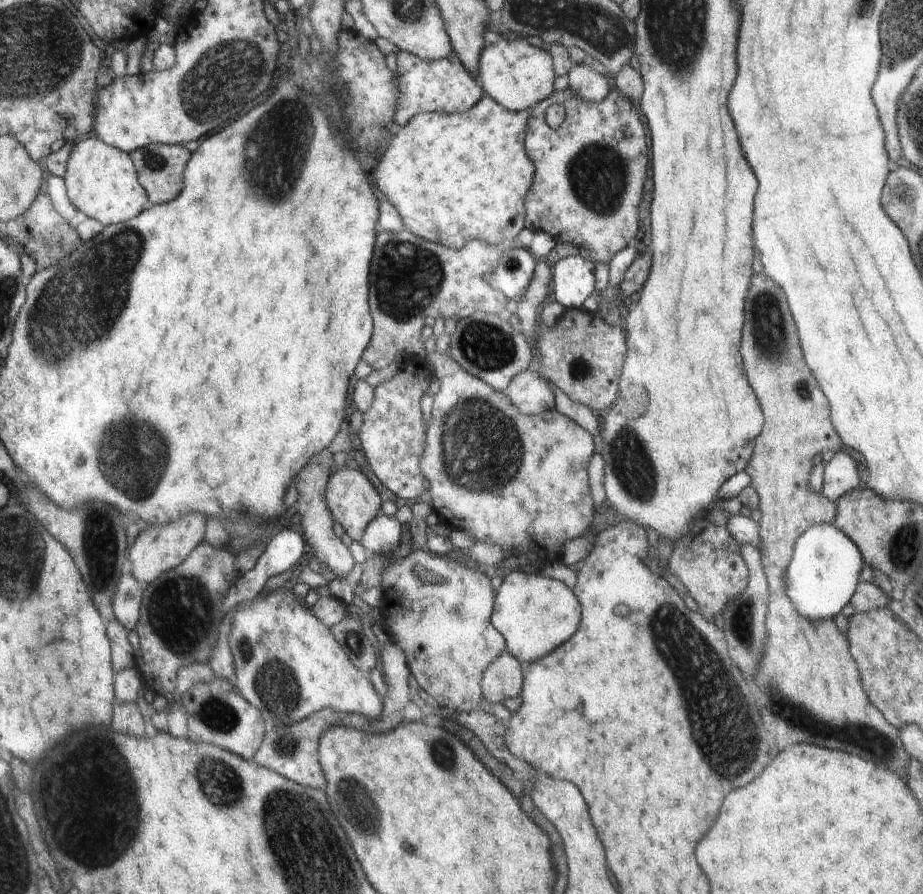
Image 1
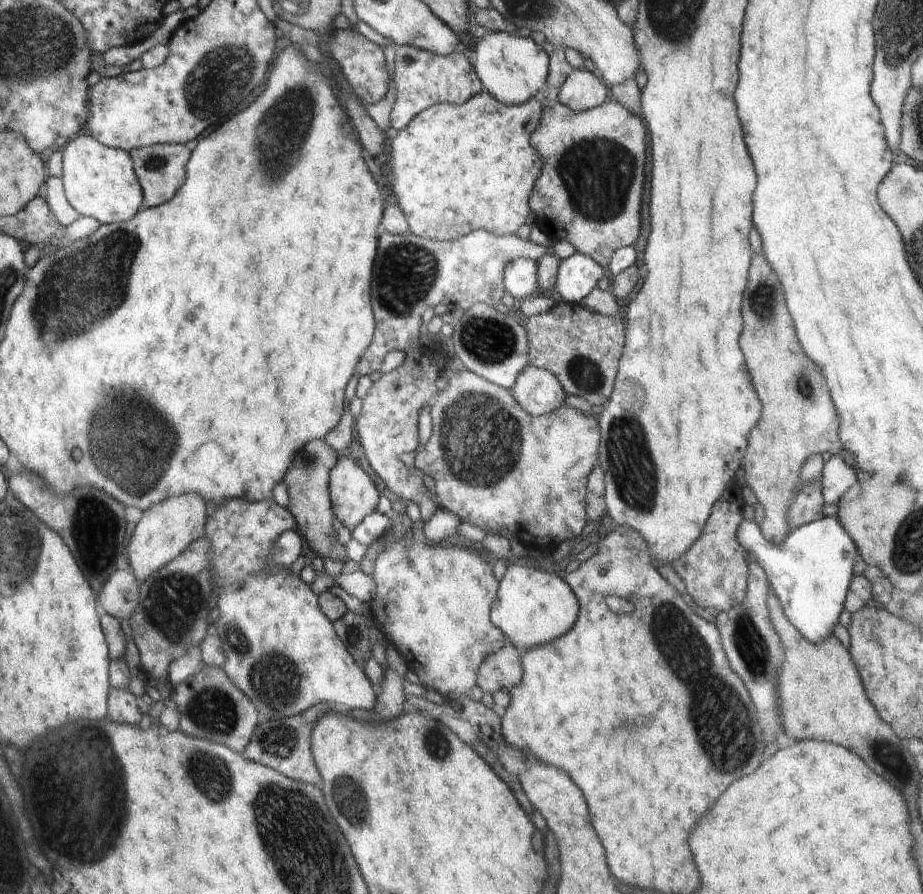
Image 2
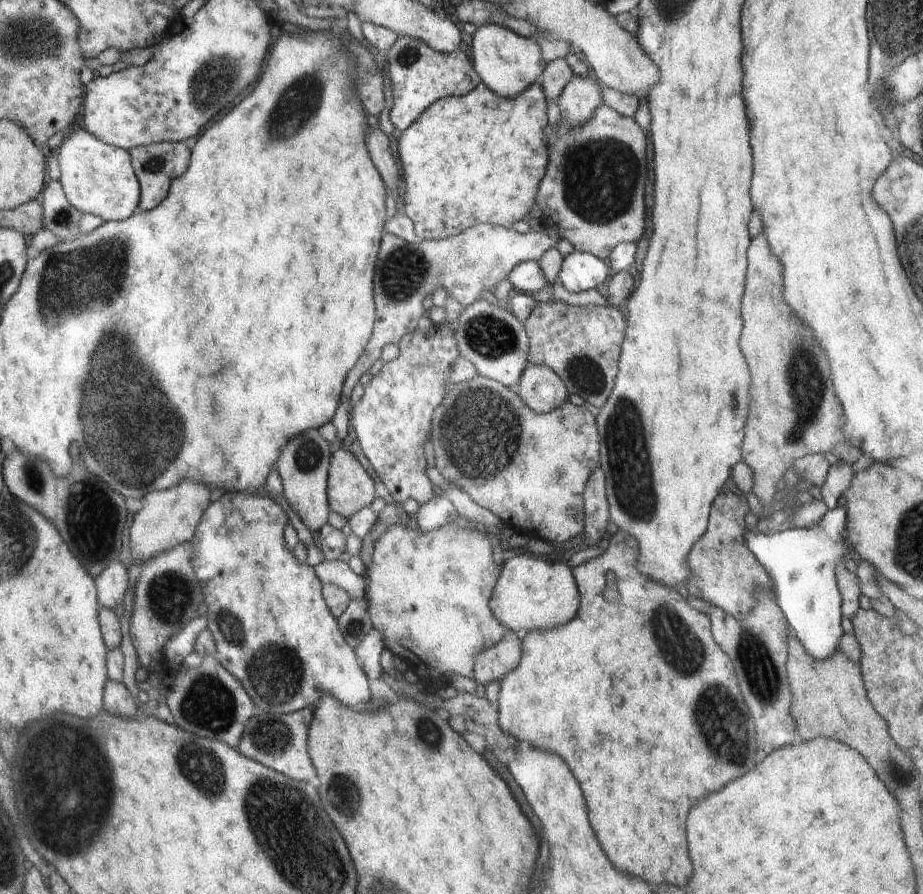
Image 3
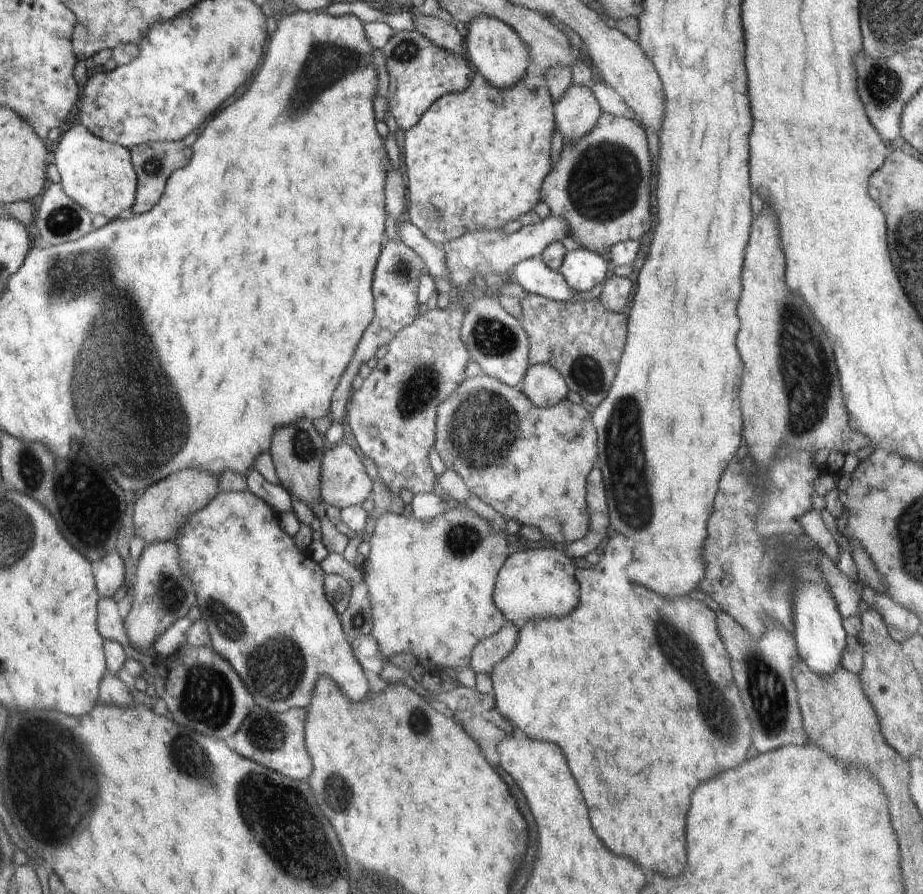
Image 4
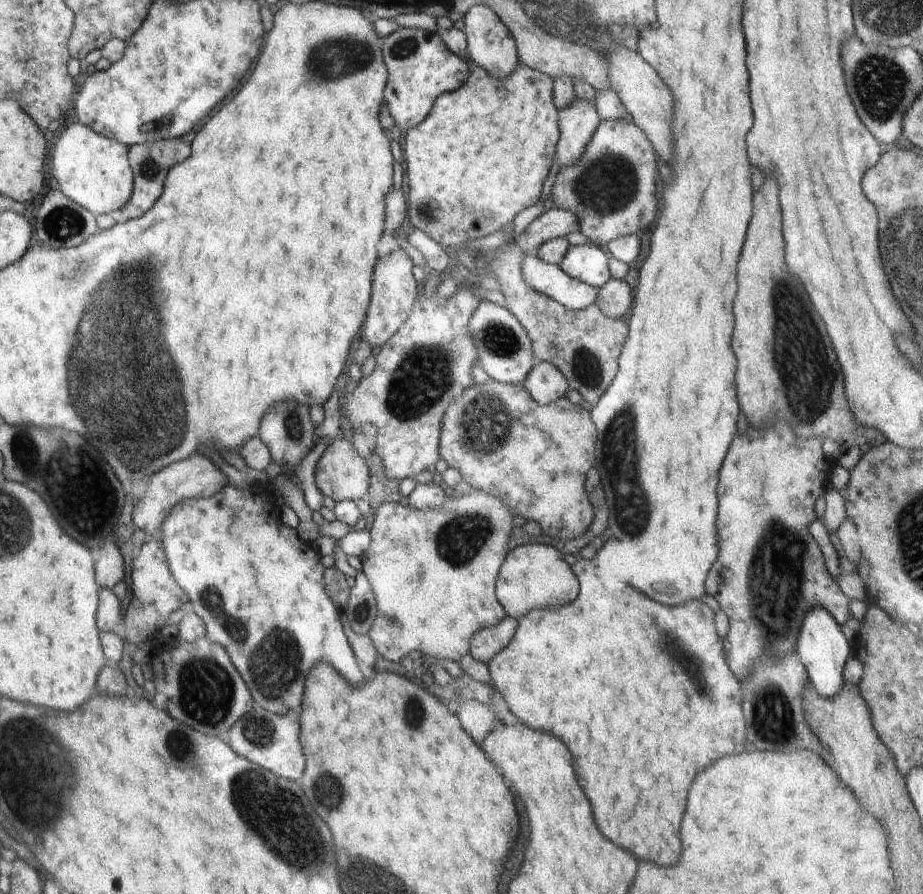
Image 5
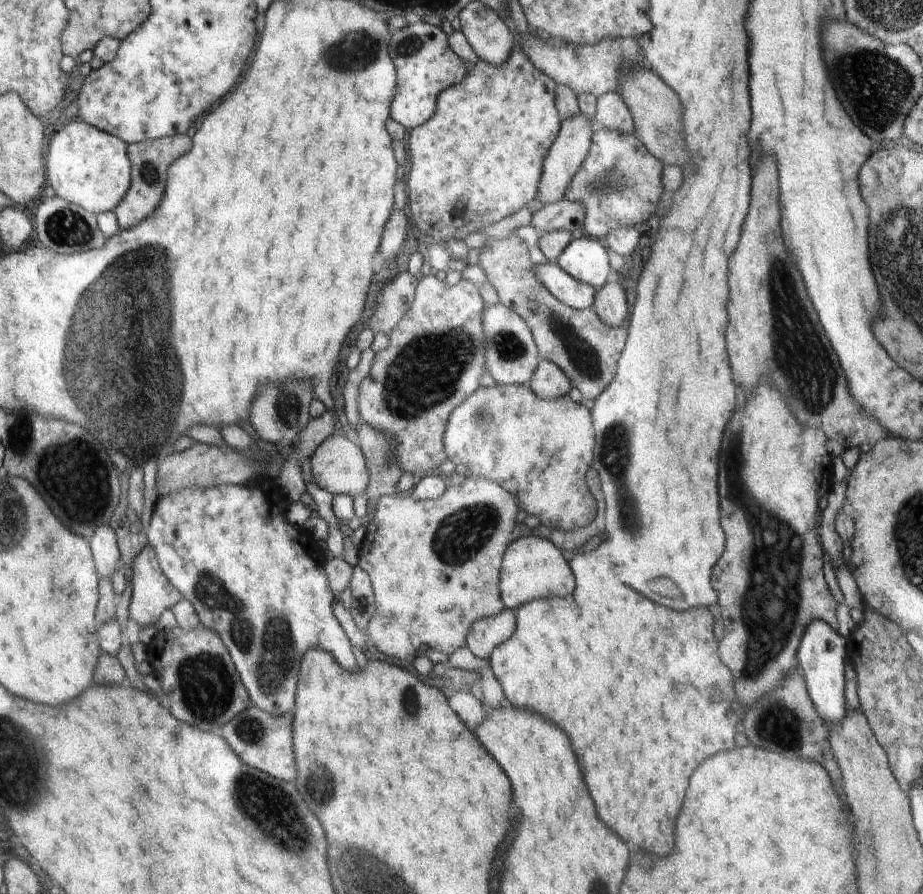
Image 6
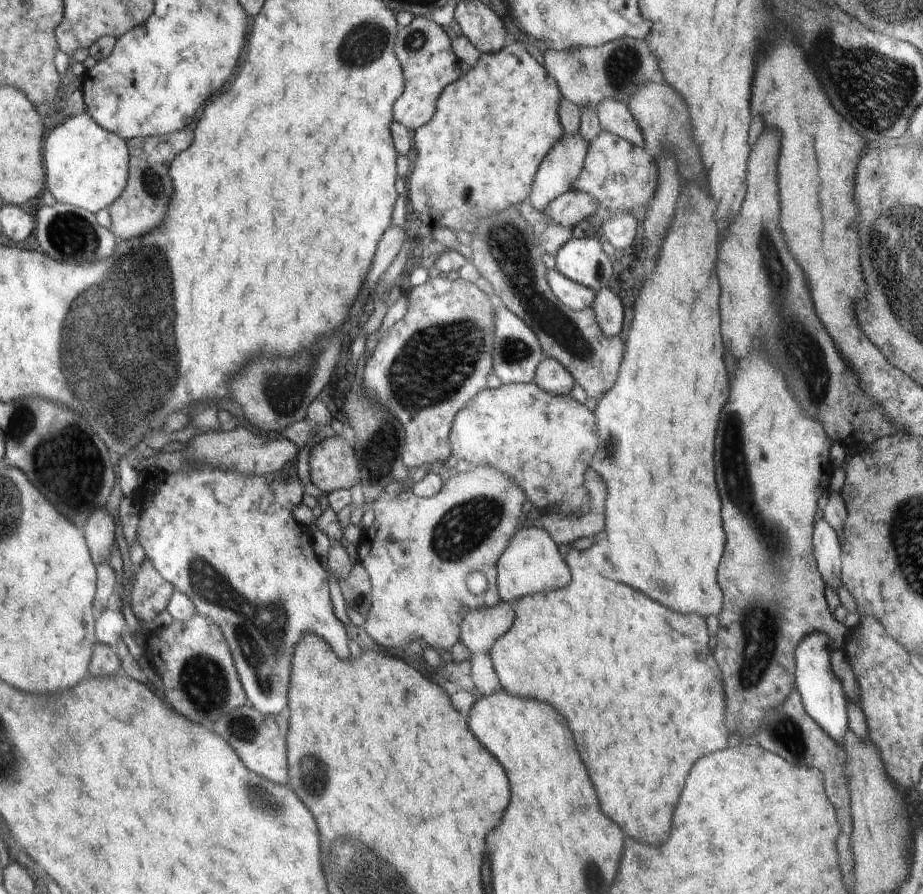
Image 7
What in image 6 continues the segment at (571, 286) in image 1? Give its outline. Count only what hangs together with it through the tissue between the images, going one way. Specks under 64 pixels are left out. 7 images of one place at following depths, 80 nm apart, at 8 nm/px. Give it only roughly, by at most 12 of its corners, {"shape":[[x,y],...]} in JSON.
{"shape":[[573,239],[556,263],[598,290],[615,275],[602,241]]}

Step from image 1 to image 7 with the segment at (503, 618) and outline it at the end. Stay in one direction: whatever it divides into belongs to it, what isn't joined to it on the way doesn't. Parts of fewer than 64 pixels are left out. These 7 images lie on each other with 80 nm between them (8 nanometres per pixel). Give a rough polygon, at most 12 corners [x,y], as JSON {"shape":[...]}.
{"shape":[[539,528],[514,535],[497,562],[499,597],[566,588],[570,570]]}

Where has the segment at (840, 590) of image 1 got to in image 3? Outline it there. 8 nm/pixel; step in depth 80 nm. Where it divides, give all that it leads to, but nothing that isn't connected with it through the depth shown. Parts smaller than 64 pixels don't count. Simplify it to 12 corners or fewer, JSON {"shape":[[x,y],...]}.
{"shape":[[846,503],[746,546],[812,660],[842,629]]}

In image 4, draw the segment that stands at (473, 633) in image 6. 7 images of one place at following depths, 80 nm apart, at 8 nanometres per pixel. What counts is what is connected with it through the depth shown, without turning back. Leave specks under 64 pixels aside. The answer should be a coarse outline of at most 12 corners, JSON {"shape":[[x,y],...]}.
{"shape":[[507,628],[472,648],[470,667],[491,674],[516,648],[519,629]]}

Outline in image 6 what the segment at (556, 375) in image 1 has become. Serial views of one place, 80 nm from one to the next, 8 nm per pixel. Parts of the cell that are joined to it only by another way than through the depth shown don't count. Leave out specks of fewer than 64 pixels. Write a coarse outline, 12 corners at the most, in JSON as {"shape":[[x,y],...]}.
{"shape":[[515,228],[478,266],[526,322],[540,357],[584,399],[614,380],[626,330],[536,278]]}

